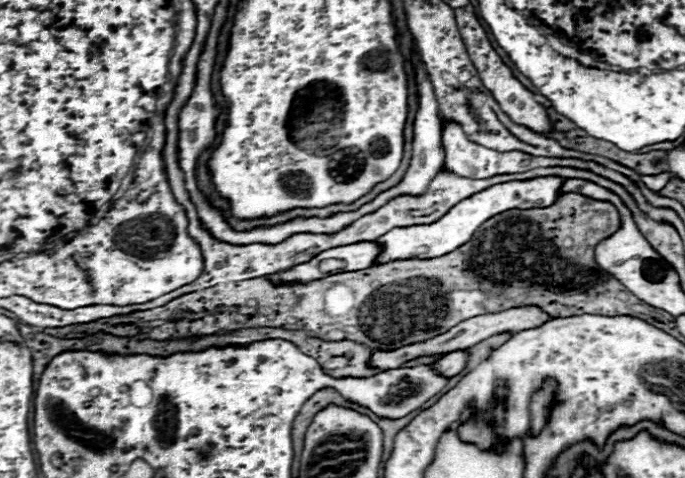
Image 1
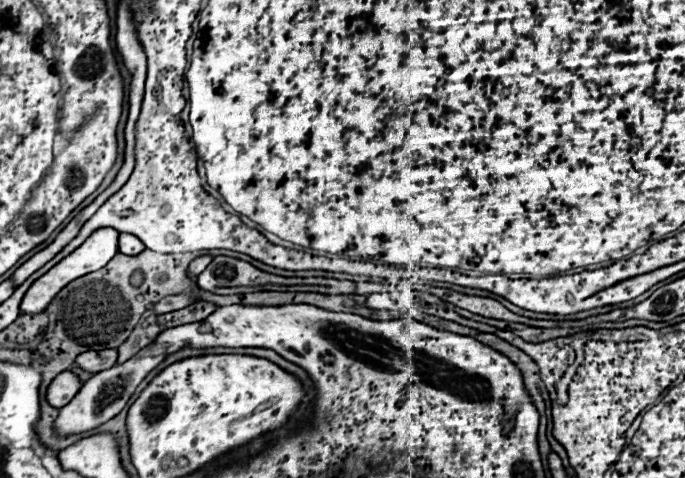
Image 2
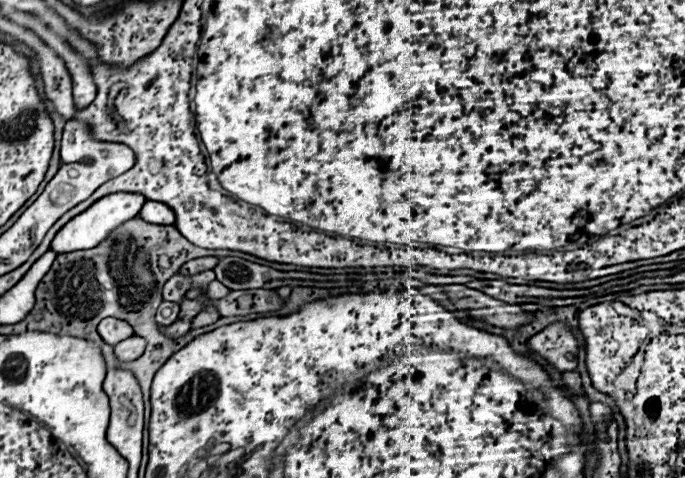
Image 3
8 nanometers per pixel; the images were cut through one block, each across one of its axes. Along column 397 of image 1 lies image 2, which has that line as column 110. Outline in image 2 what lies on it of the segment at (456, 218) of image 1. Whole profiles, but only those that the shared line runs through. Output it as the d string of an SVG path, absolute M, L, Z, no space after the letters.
M100 228L96 230L80 248L76 248L70 256L66 256L64 260L60 260L54 268L50 268L42 278L38 278L30 288L28 288L28 294L24 294L22 298L22 304L20 304L20 312L22 314L42 314L50 304L52 300L56 298L56 294L66 286L70 284L74 278L80 278L84 274L90 274L90 272L96 272L100 268L104 268L114 256L116 256L116 238L118 238L120 232L112 230L112 228Z

